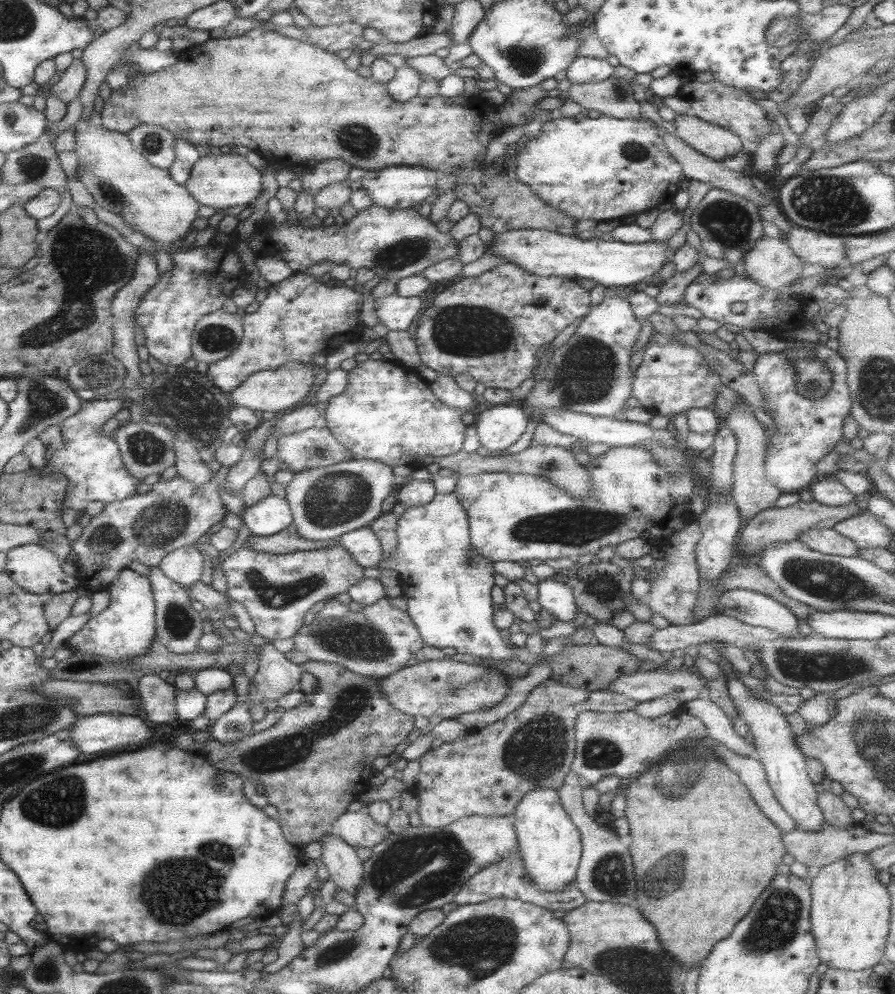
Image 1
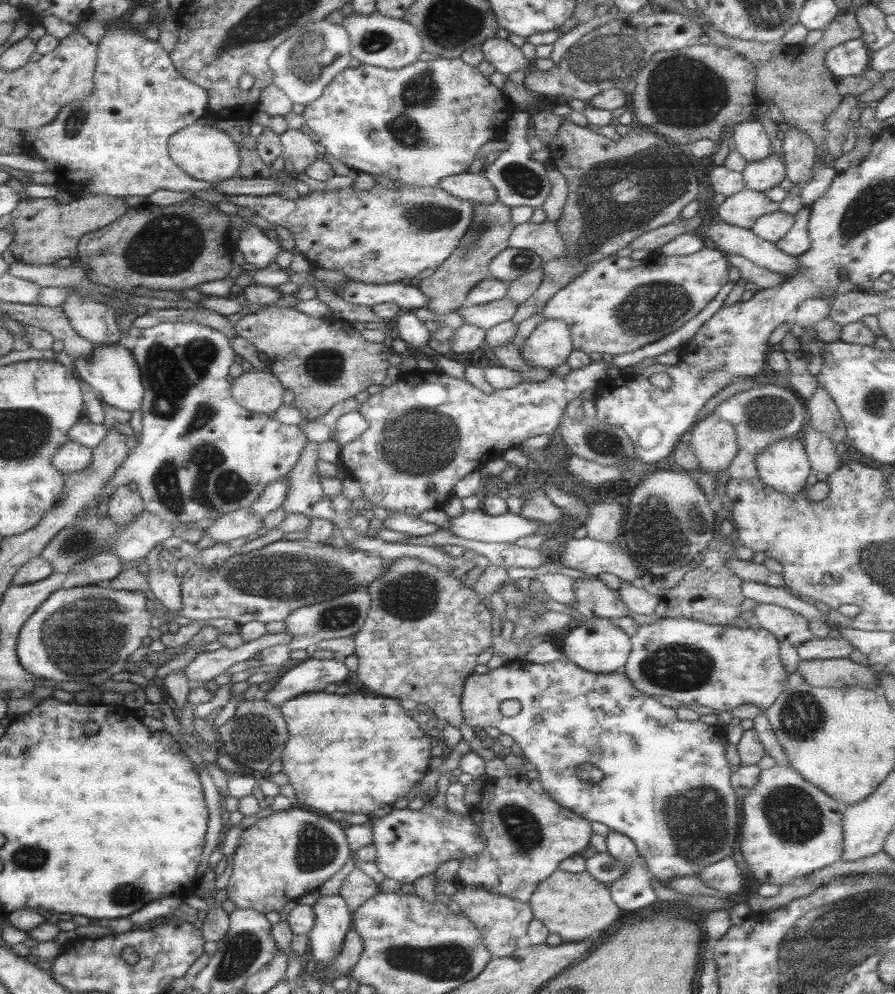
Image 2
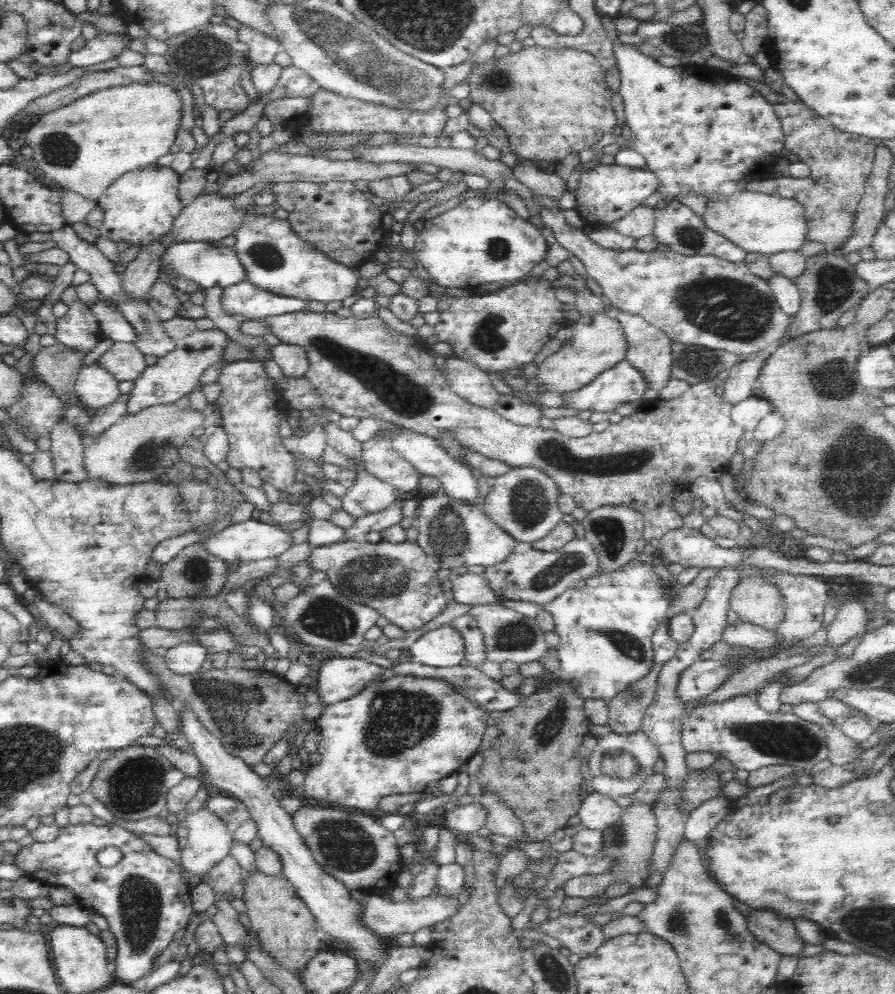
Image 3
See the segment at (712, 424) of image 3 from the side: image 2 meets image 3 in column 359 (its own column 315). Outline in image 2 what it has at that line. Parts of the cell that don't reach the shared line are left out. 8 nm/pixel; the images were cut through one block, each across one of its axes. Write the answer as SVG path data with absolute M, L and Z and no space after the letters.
M262 305L256 312L243 316L235 324L235 330L237 336L248 339L256 346L258 352L266 354L268 358L266 369L283 384L286 391L293 393L292 404L300 411L305 421L325 415L338 402L356 397L370 386L381 384L387 377L386 370L391 366L388 359L395 351L384 343L364 339L360 331L354 329L350 322L340 320L338 317L314 318L290 306L280 308L280 306Z

